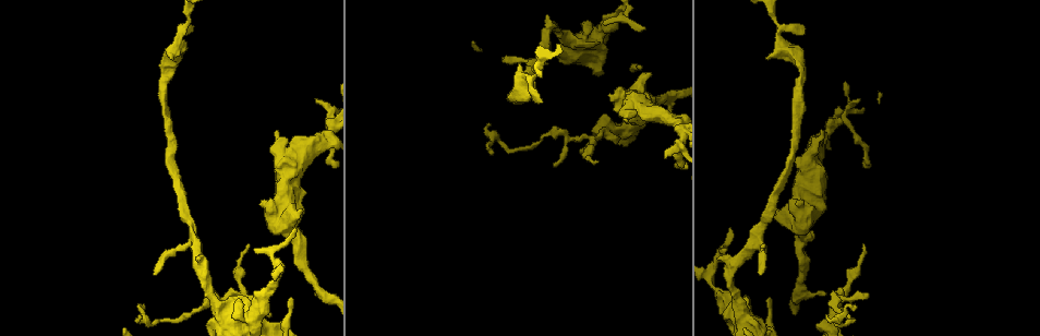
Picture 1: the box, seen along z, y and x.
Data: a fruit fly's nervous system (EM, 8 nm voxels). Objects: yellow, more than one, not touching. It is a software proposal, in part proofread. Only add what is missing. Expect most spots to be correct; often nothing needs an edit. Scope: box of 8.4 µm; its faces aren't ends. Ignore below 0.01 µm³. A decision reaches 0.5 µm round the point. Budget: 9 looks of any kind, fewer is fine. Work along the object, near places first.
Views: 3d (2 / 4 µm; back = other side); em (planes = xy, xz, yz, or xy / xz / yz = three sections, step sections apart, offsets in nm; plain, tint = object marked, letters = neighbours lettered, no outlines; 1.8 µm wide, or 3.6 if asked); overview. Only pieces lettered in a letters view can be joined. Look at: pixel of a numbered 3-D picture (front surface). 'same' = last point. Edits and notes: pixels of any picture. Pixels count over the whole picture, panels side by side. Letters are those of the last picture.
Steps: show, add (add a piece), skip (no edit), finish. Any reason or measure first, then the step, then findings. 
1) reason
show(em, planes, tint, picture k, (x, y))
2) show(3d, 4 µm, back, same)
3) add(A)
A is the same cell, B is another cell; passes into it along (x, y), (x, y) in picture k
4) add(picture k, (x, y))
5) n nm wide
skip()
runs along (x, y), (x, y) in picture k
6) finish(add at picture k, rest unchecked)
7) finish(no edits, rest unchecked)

an open end
show(3d, 4 µm, picture 1, (540, 100))

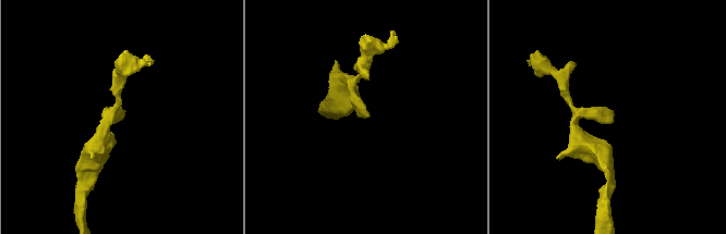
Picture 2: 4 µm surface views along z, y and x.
show(em, 3.6 µm, yz, step 16, letters, picture 2, (367, 114))

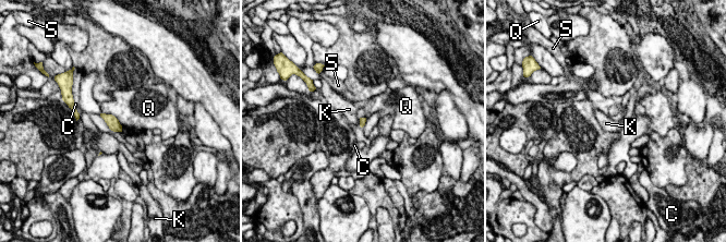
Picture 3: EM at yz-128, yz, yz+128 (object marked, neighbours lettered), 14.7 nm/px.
another direction
show(em, 3.6 µm, planes, letters, same)

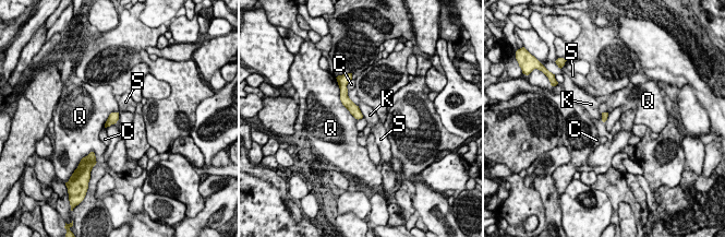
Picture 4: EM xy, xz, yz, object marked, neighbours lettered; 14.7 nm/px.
skip()
C, K, Q and S are other cells; runs along (343, 91), (345, 99), (359, 116) in picture 4; no lettered piece goes on from it

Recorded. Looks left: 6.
stops while still wide
show(3d, 2 µm, back, picture 1, (824, 131))

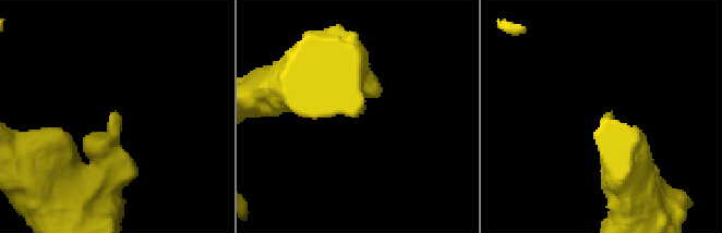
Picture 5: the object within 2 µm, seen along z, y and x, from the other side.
need the tissue
show(em, planes, letters, picture 5, (606, 115))

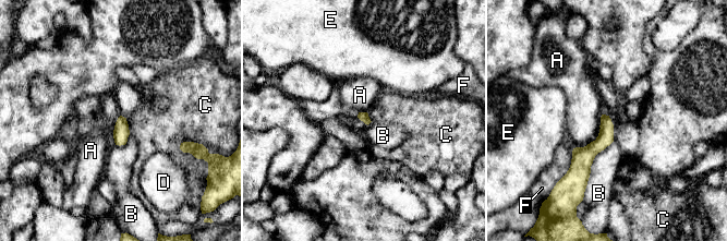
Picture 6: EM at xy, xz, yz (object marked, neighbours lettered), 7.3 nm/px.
skip()
A, B, C, D, E and F are other cells; border along (193, 141), (184, 141), (179, 148) in picture 6; no lettered piece goes on from it

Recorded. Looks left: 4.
show(em, 3.6 µm, planes, plain, picture 1, (864, 244))

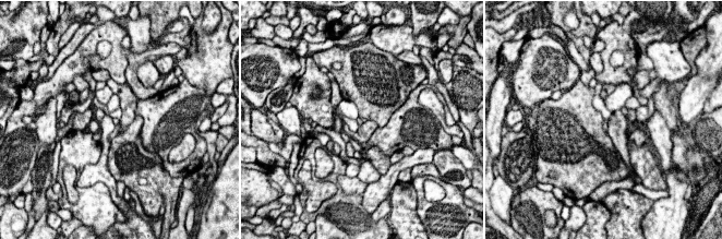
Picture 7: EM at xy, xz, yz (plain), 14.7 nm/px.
what lies round it
show(em, 3.6 µm, planes, letters, same)

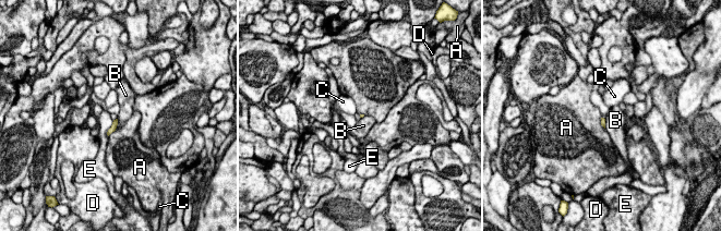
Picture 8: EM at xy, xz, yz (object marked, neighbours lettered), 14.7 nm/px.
E touches over 260 nm
skip()
A, B, C, D and E are other cells; no lettered piece goes on from it

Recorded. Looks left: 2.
an open end
show(em, planes, letters, picture 1, (651, 74))

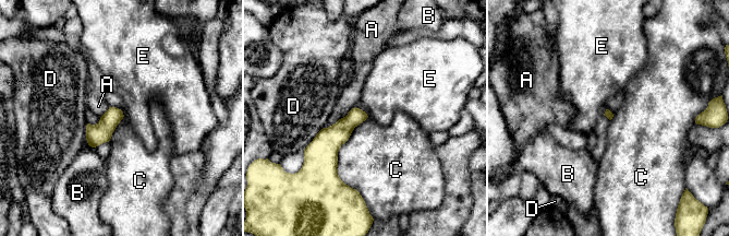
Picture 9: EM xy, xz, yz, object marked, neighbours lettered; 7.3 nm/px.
skip()
A, B, C, D and E are other cells; border along (122, 113), (124, 116) in picture 9; no lettered piece goes on from it

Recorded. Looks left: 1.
finish(no edits, rest unchecked)

